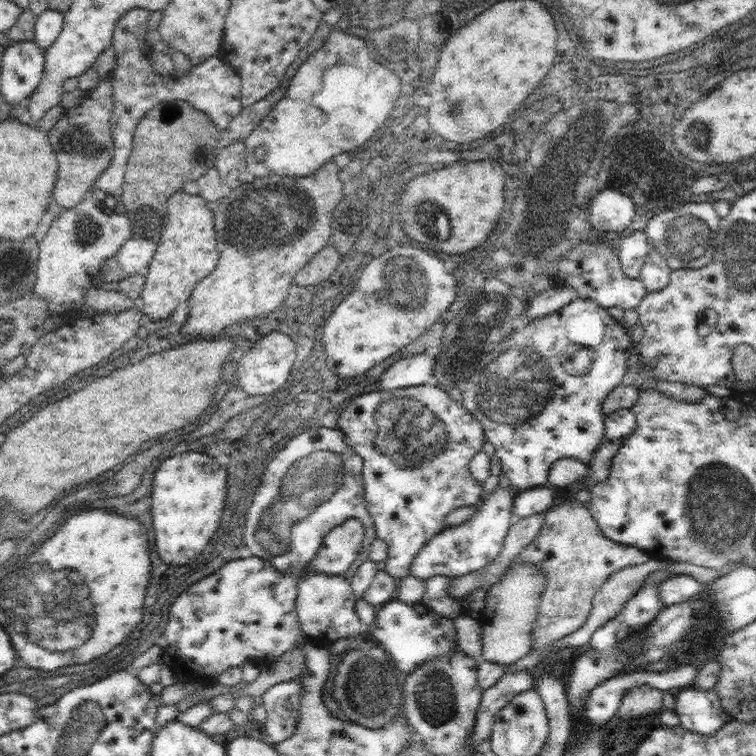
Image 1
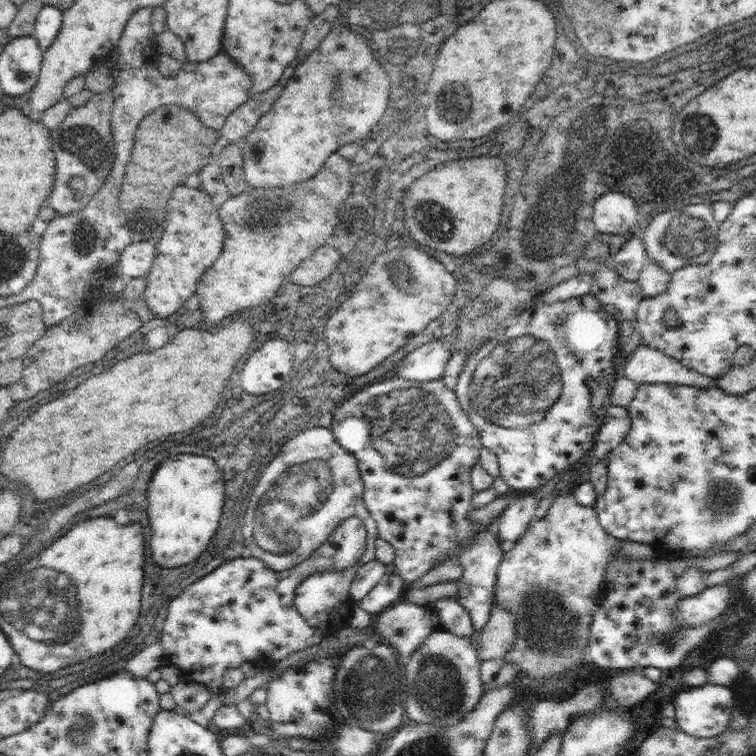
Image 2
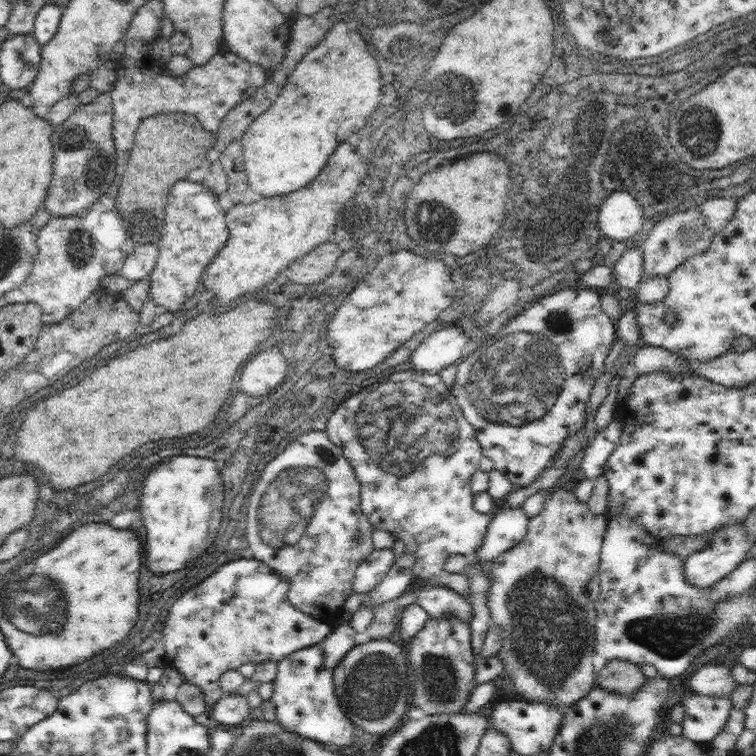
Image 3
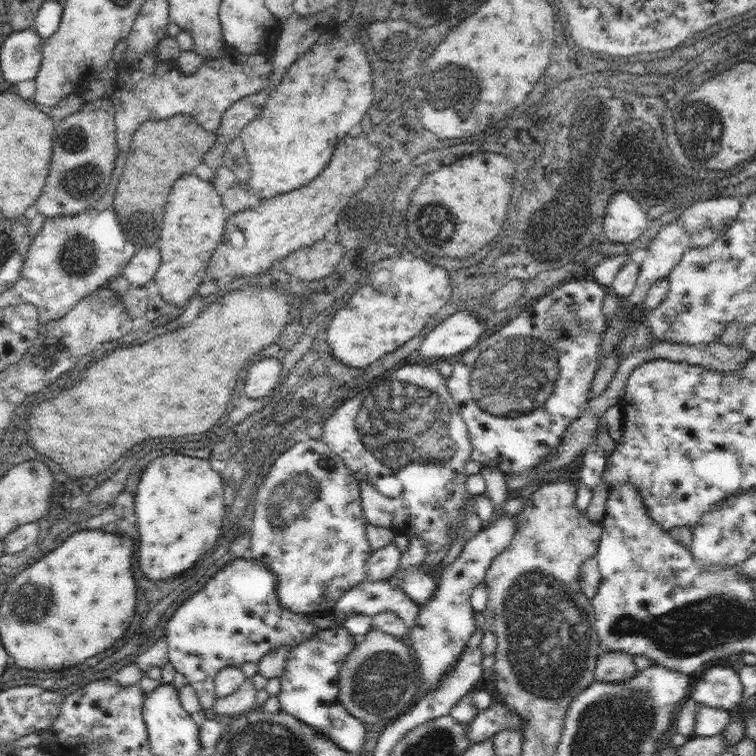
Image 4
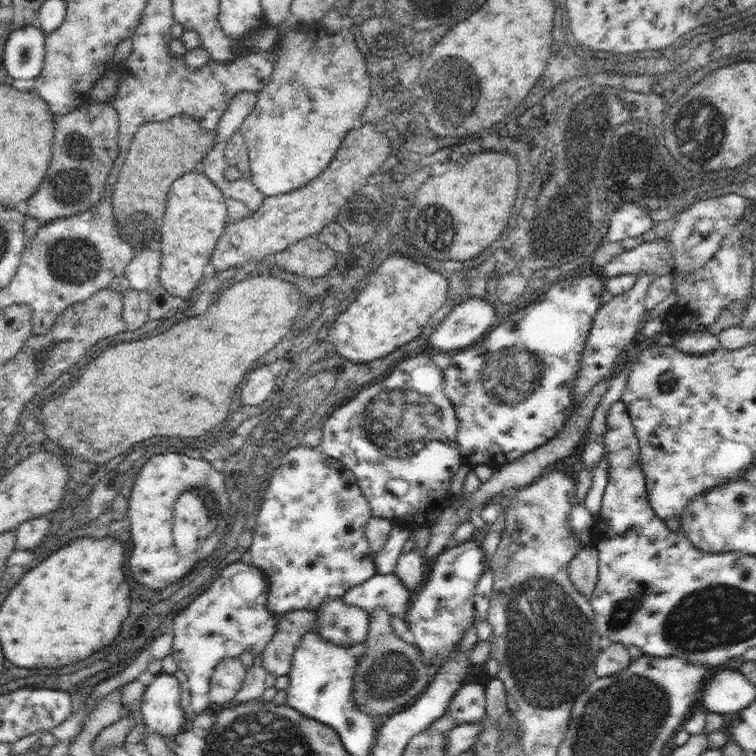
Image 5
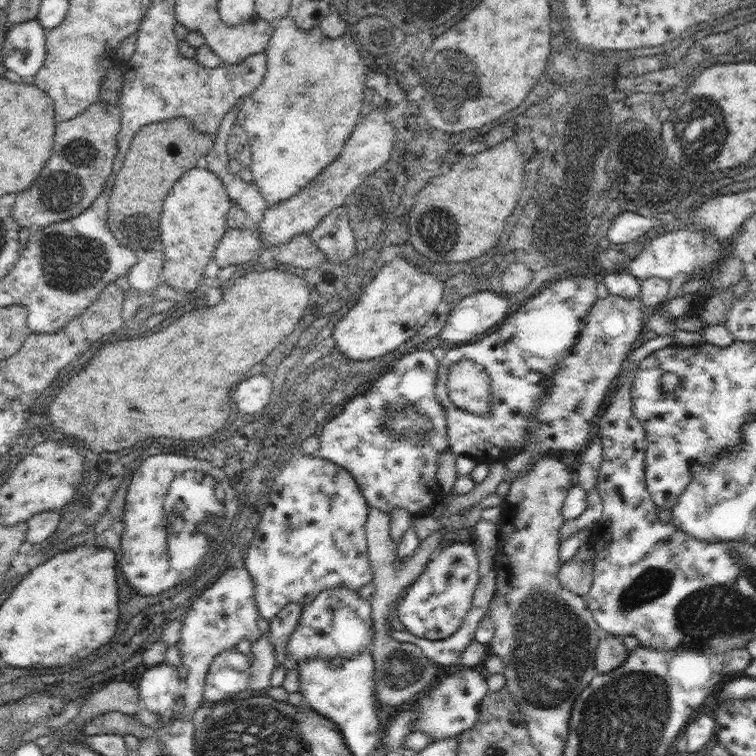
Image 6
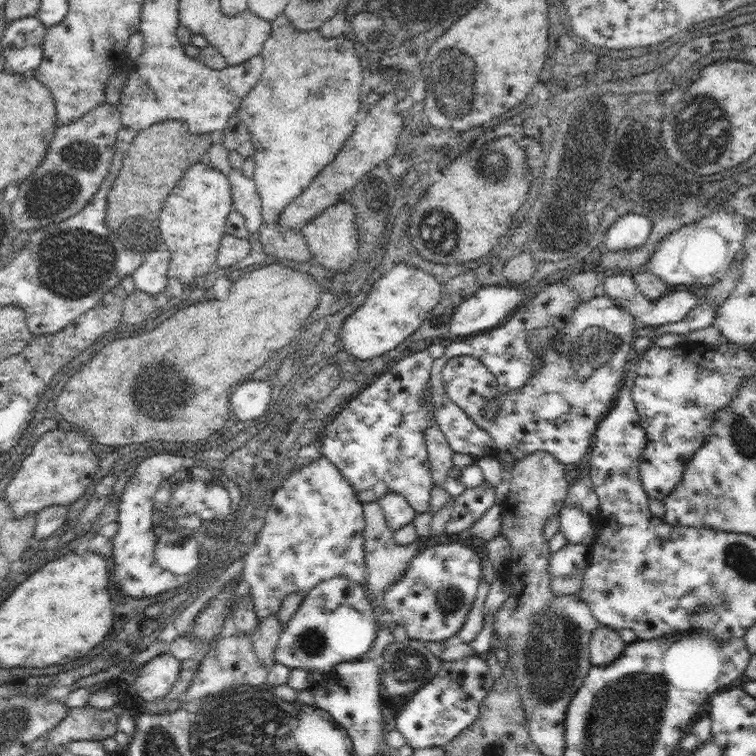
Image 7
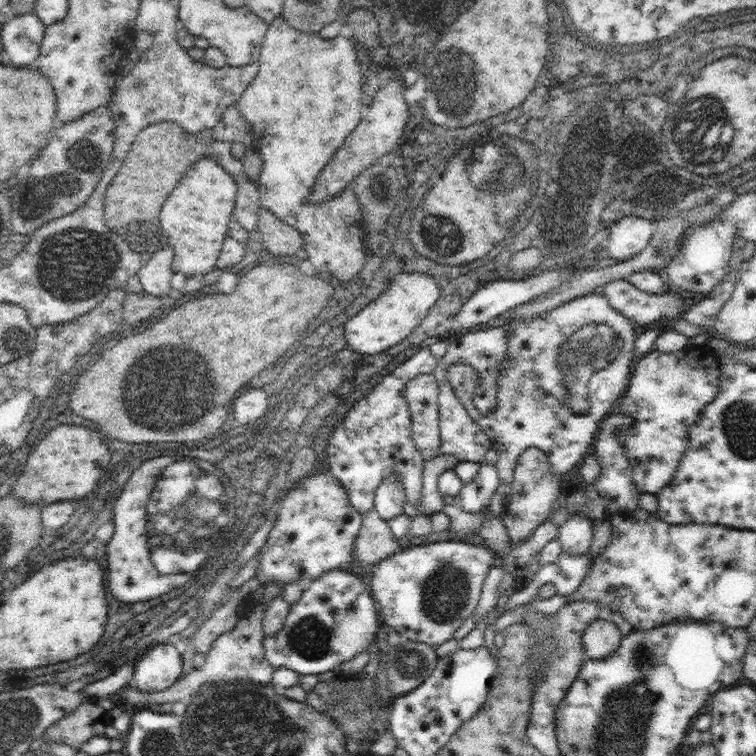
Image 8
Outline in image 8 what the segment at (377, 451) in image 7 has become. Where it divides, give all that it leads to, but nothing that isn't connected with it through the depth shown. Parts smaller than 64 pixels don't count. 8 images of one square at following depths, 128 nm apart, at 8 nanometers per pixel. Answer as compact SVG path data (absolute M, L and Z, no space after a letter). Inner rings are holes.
M416 348L416 350L418 350L416 354L402 356L402 362L394 366L394 372L386 374L371 391L350 407L350 410L340 420L338 426L335 426L329 444L325 448L325 453L327 454L325 460L332 475L346 489L351 505L362 514L373 508L375 490L381 485L383 479L392 475L392 472L396 473L402 481L408 505L413 505L420 510L417 504L422 496L422 470L425 460L416 448L412 438L411 412L405 397L405 390L408 382L416 378L418 374L432 372L438 359L434 357L434 354L430 353L429 348Z

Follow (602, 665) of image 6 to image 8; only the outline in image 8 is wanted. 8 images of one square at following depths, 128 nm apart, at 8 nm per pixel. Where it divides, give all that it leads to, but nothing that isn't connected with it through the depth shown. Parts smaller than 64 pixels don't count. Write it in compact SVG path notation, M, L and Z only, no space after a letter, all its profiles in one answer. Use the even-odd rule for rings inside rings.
M597 618L582 633L584 655L594 660L606 659L616 653L622 637L620 629L612 621Z

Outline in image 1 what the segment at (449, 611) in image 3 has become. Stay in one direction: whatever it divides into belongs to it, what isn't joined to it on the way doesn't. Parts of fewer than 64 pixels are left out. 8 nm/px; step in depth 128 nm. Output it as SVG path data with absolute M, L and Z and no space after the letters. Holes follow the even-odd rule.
M459 614L456 618L452 618L456 631L457 646L466 653L466 655L482 660L483 640L482 625L478 619Z

